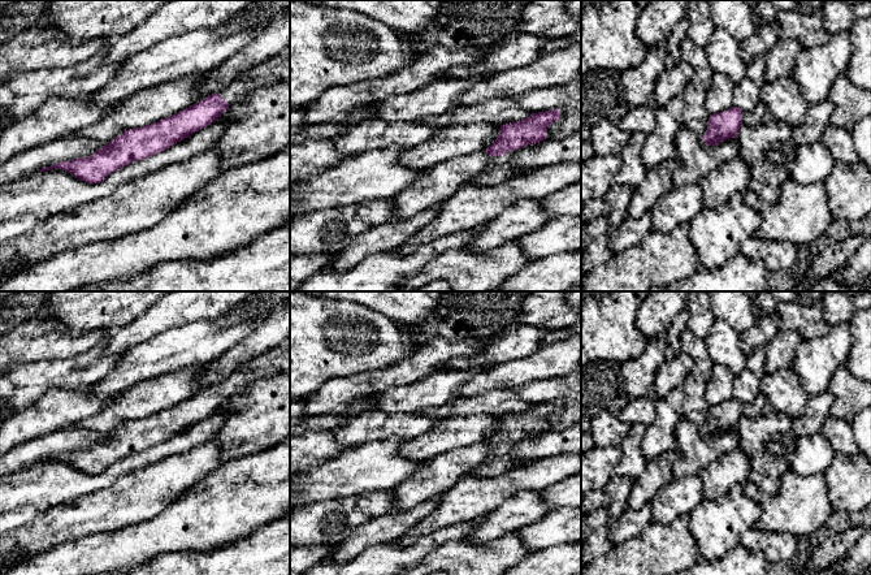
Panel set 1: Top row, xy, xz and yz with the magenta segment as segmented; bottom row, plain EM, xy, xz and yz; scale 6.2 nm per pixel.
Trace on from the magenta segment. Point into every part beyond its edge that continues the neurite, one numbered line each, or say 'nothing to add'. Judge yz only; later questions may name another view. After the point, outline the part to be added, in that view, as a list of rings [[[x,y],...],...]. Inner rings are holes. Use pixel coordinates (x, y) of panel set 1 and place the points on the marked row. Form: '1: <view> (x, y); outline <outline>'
1: yz (755, 116); outline [[[759,101],[754,109],[742,113],[742,124],[757,126],[767,118],[767,108],[763,101]]]

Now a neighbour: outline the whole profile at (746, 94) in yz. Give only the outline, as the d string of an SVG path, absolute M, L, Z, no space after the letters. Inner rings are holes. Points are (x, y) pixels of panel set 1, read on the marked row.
M758 56L748 64L748 73L744 79L734 86L734 107L742 112L749 112L760 101L760 92L766 83L766 57Z

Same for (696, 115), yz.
M696 79L686 81L681 94L685 101L685 126L701 138L706 134L710 113L706 109L707 90Z

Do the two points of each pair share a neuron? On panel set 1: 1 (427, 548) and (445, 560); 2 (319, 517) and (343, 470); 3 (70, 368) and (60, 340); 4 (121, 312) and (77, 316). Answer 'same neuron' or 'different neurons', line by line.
1: different neurons
2: different neurons
3: different neurons
4: same neuron

